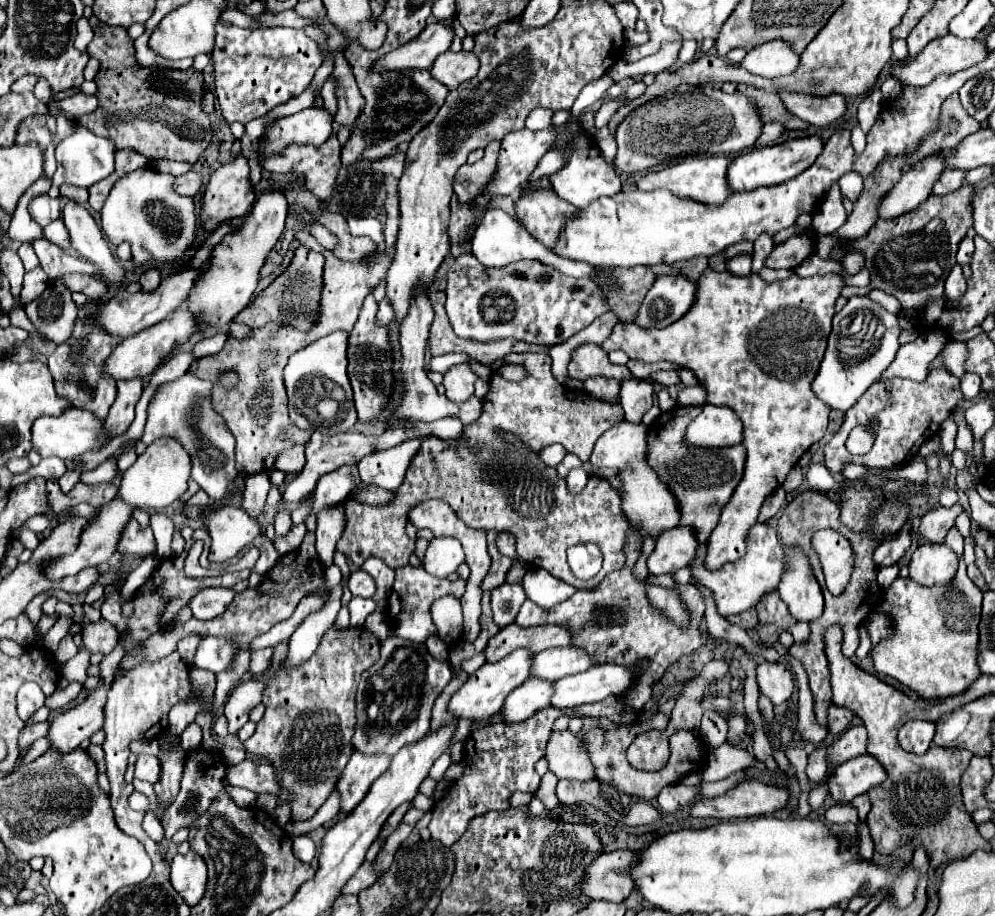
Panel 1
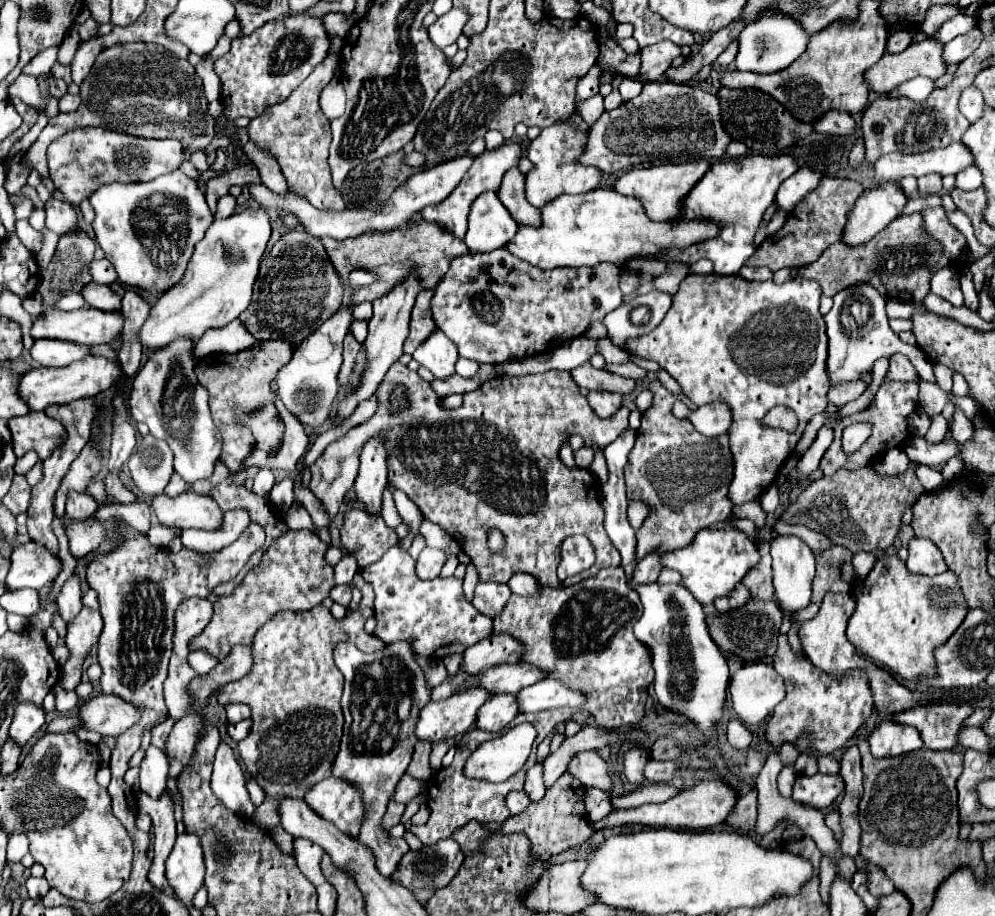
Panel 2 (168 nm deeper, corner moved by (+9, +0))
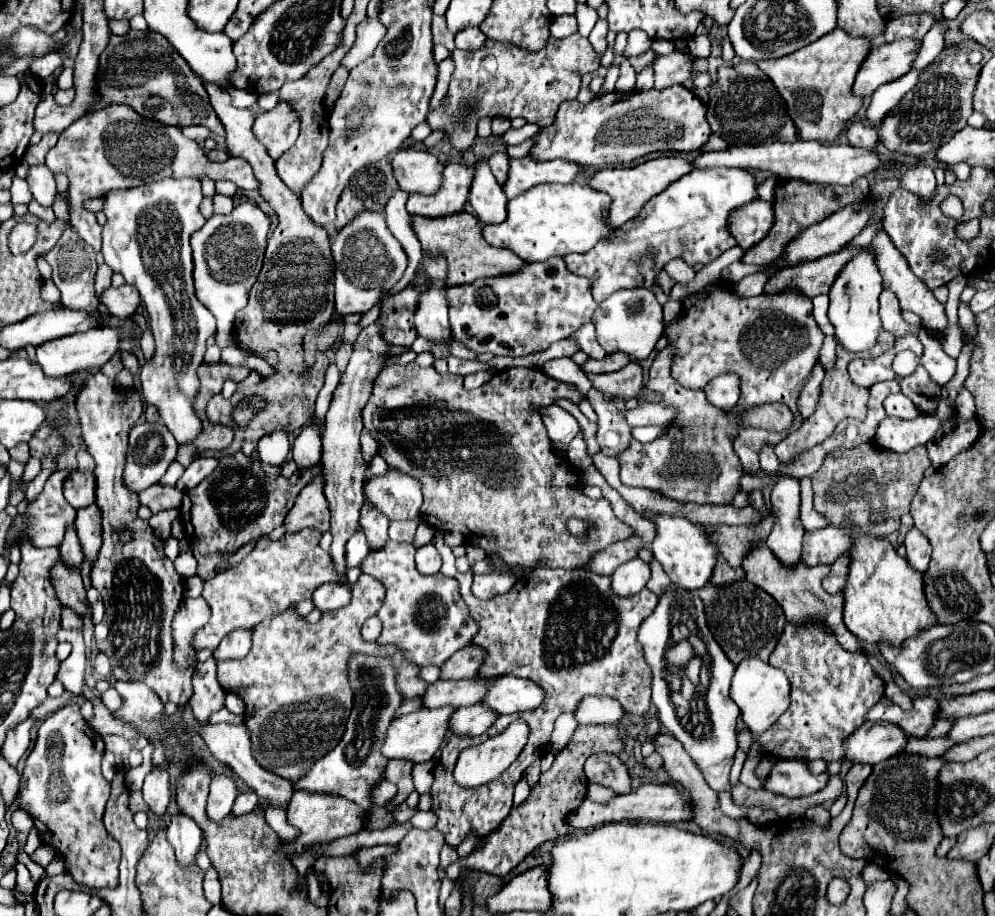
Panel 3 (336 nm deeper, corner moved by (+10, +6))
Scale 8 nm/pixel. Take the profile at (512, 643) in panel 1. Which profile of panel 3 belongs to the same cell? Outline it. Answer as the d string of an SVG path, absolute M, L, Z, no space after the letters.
M465 646L441 666L441 680L475 678L481 664L481 650L477 646Z

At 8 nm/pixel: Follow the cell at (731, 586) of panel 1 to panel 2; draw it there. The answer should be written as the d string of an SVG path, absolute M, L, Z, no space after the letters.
M728 520L702 528L686 548L672 550L662 556L662 564L682 574L682 584L692 592L692 596L702 606L710 606L714 604L714 600L730 596L736 584L742 582L742 578L758 562L760 562L760 550L756 538L744 534Z

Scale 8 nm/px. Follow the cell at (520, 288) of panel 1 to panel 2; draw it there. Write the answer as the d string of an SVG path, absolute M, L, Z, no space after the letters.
M494 250L490 254L464 254L450 262L450 270L434 288L432 314L436 326L456 344L460 356L478 360L480 364L500 364L510 358L520 360L552 352L570 338L584 334L594 320L604 318L610 310L622 304L618 278L620 268L614 268L614 264L542 270L506 250Z

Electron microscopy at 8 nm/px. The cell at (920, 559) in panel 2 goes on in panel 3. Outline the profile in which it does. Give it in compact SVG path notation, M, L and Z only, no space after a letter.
M911 528L905 536L905 548L907 548L907 562L915 570L925 572L929 566L929 560L931 560L929 540L917 528Z

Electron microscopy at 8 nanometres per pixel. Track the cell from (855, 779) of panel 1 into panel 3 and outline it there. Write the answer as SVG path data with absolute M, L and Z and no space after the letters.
M777 760L763 788L785 798L801 798L827 786L829 774L813 774L805 760Z

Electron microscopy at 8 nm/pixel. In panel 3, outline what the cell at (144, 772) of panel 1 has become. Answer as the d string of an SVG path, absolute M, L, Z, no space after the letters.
M153 768L153 772L145 778L143 784L143 800L147 802L149 810L157 816L163 818L171 800L171 782L165 770Z

